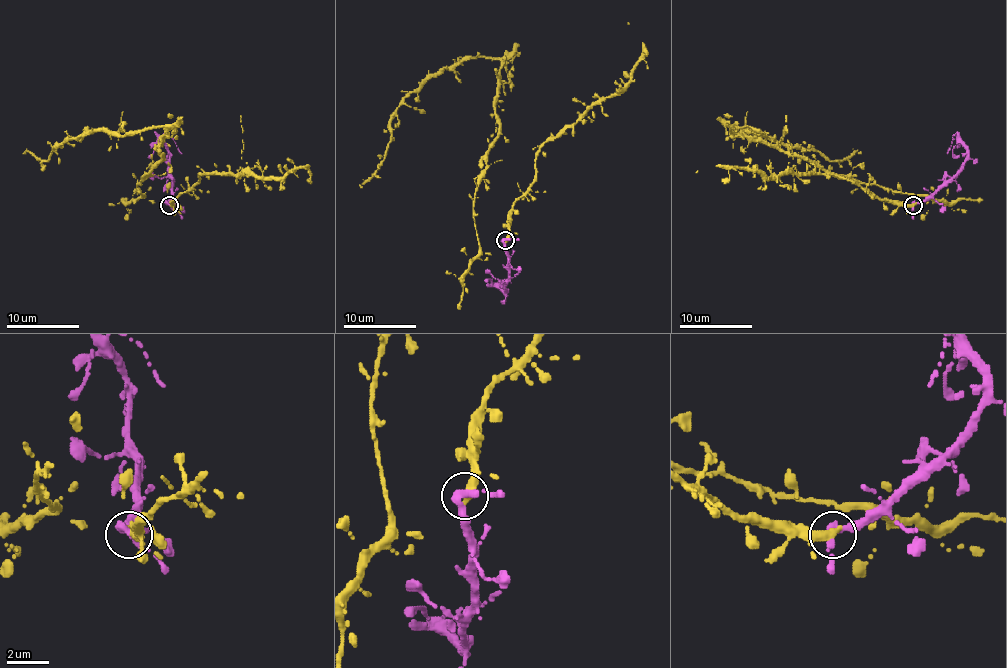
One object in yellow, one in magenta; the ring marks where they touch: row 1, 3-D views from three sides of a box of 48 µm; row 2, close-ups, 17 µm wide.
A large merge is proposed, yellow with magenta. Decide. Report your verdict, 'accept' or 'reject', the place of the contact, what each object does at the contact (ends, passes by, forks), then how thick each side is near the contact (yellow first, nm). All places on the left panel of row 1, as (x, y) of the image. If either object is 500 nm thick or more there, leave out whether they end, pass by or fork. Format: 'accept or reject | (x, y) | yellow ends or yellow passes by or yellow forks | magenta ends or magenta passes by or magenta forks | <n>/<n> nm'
accept | (169, 205) | yellow ends | magenta ends | 440/480 nm

